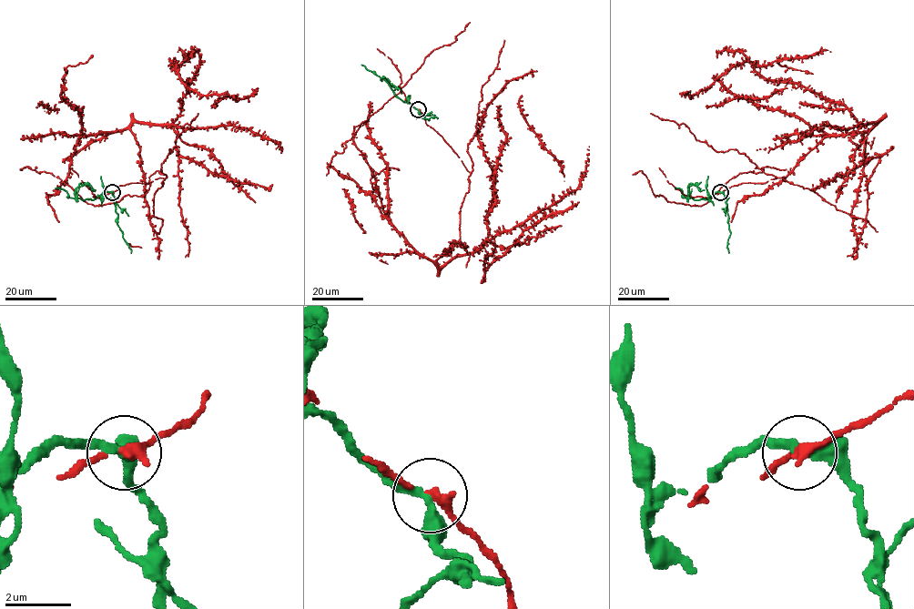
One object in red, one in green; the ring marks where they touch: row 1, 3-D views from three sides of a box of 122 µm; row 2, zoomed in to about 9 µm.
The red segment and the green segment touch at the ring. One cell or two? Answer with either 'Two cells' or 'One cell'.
Two cells

